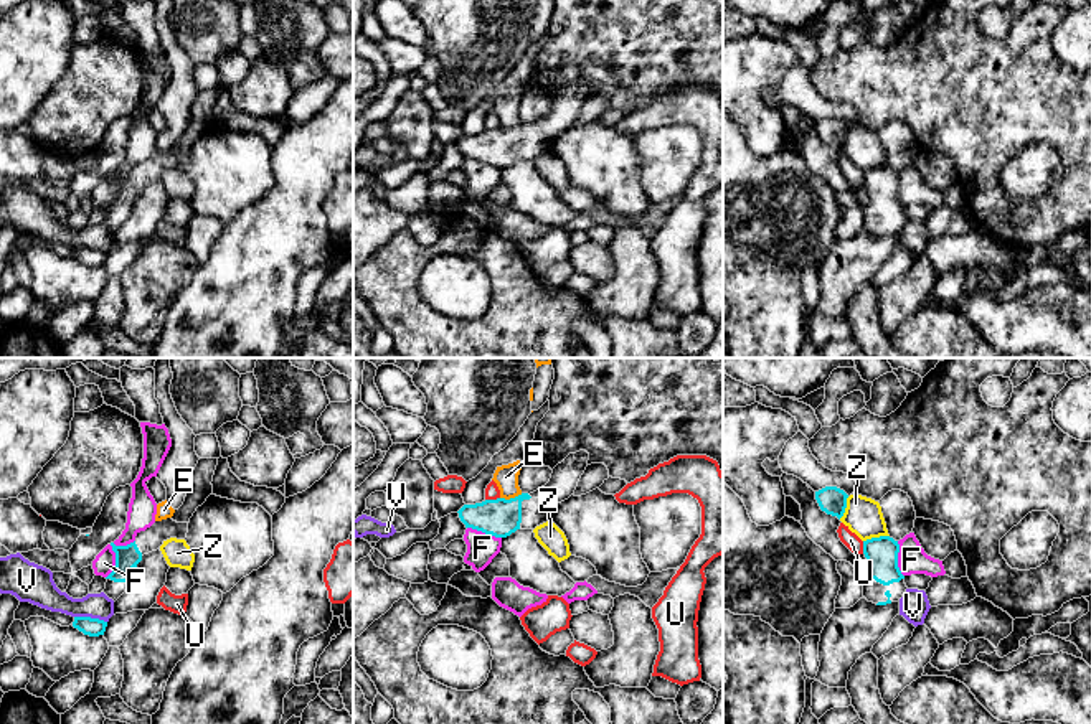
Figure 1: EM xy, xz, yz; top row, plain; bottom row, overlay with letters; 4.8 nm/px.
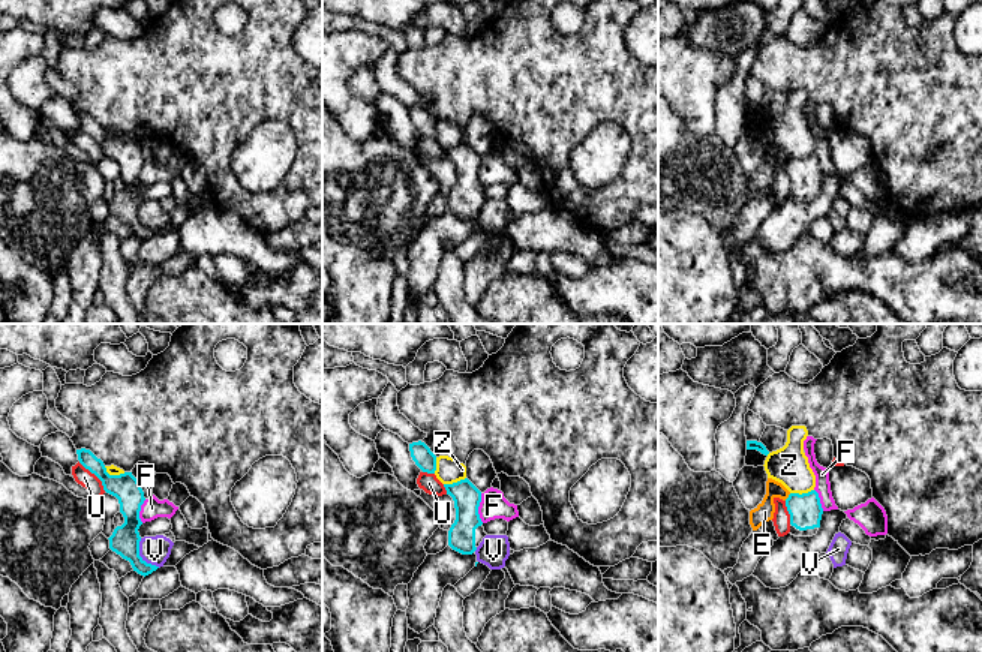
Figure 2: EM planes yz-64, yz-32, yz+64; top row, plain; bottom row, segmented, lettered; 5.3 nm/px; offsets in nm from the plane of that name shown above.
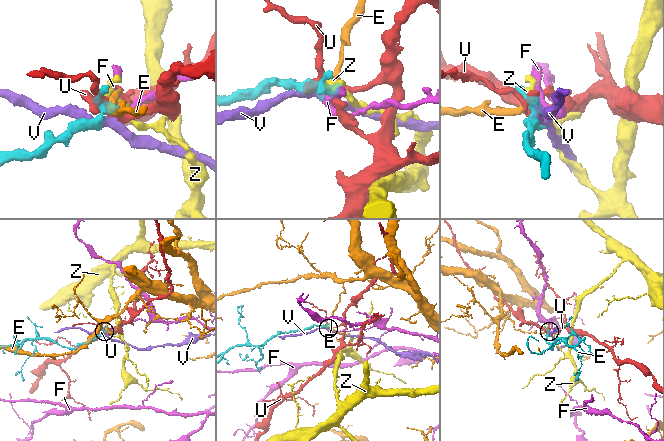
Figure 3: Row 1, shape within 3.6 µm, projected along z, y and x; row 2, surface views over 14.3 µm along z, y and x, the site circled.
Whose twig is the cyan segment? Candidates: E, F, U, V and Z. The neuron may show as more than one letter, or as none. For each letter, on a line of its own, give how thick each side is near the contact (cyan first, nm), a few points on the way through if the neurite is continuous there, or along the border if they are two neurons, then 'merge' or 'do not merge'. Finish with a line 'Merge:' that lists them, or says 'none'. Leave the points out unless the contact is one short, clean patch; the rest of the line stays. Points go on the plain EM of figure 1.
E: 180/120 nm | along xz (522, 124), (512, 129), (500, 129) | do not merge
F: 120/100 nm | along xy (134, 170), (113, 177), (114, 198), (106, 208) | do not merge
U: 180/70 nm | do not merge
V: 90/140 nm | along xy (75, 246), (98, 248), (106, 253) | do not merge
Z: 160/180 nm | along yz (888, 165), (864, 172) | do not merge
Merge: none

